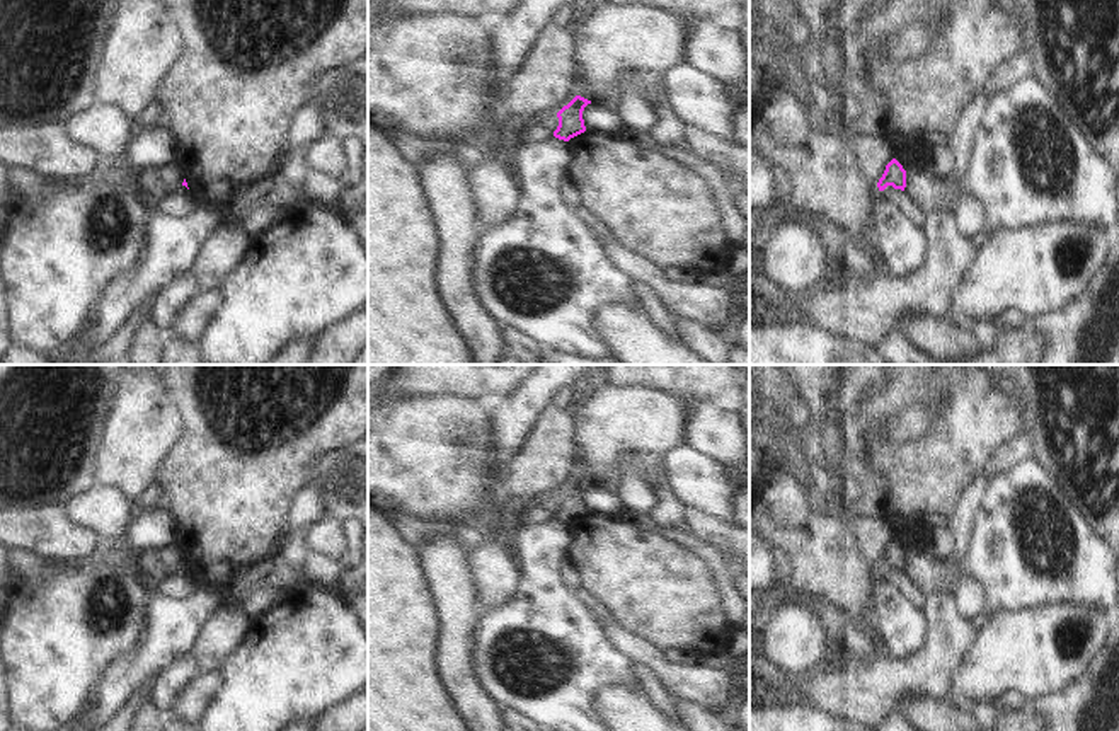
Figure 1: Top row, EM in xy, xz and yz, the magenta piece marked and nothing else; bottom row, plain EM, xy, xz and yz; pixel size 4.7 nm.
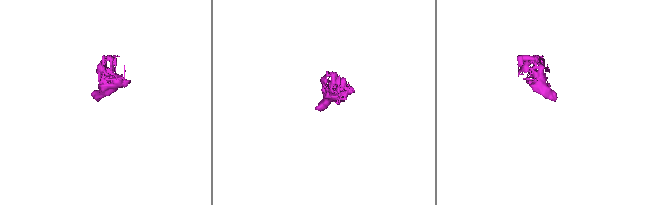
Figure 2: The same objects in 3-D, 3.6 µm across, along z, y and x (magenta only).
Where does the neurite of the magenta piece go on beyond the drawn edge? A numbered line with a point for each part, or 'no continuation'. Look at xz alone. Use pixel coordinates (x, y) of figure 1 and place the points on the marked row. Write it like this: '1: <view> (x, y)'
no continuation

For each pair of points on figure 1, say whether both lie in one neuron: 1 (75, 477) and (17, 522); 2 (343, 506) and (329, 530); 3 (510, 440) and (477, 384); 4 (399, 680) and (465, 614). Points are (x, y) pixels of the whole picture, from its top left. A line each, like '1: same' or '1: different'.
1: different
2: different
3: different
4: different

